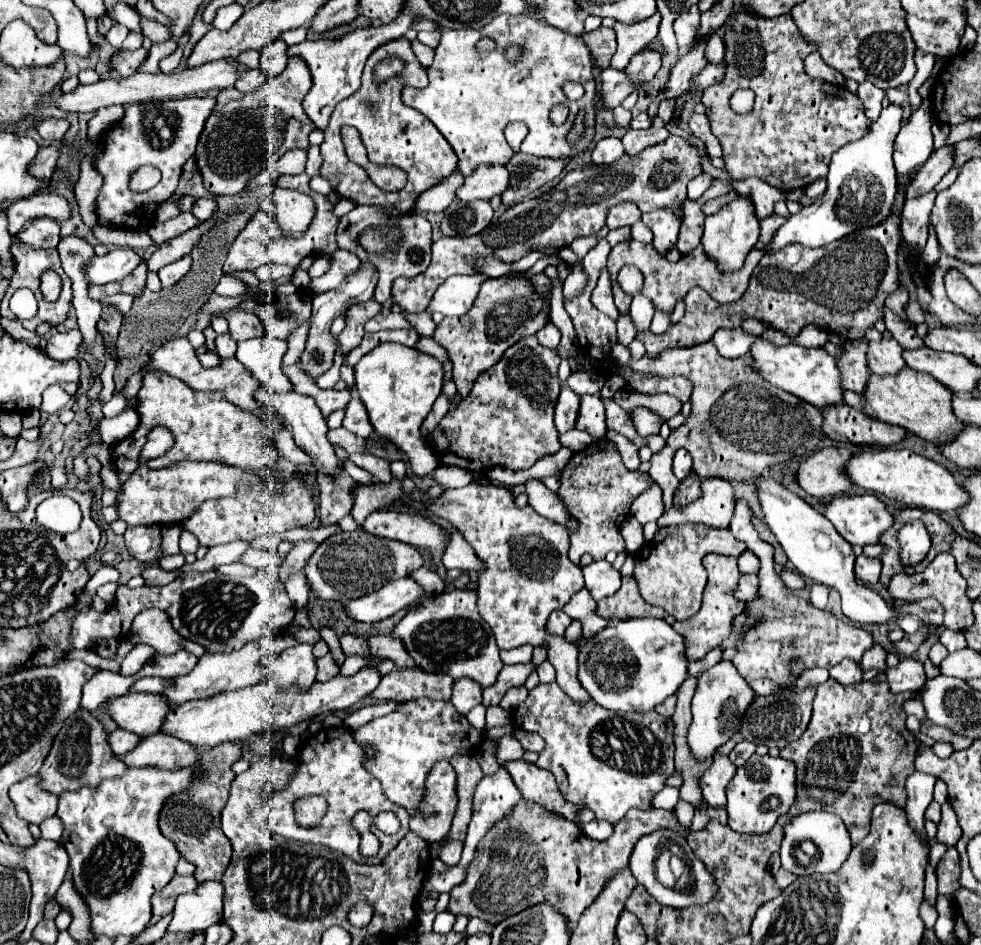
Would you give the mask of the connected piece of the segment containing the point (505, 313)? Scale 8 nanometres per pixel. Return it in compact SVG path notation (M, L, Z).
M509 272L499 278L499 282L487 280L487 284L481 284L475 302L465 316L443 318L443 322L437 326L433 340L437 340L437 344L449 352L453 362L453 382L461 396L471 392L477 376L491 368L509 346L525 336L535 334L549 322L549 300L539 296L539 292L535 292L527 280L531 278L525 272Z

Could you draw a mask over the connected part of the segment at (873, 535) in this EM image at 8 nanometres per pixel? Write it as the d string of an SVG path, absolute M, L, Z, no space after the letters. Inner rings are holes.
M873 494L835 496L831 502L827 502L825 516L853 546L875 544L881 532L893 524L893 516Z

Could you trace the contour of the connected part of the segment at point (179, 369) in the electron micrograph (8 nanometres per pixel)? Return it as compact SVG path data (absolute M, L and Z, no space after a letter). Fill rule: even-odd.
M177 338L177 340L169 340L167 344L163 344L153 356L151 356L151 362L147 366L147 370L139 370L137 374L133 374L127 382L127 394L129 396L135 396L143 384L143 376L149 372L149 370L159 370L159 372L167 372L169 376L175 376L179 380L183 380L189 388L195 388L199 392L223 392L227 396L227 400L231 400L231 404L235 404L237 408L243 408L247 412L255 412L255 416L263 416L259 414L259 404L255 402L253 394L255 394L255 388L257 388L257 380L251 376L251 372L233 356L233 358L223 358L219 366L215 368L203 368L195 356L195 350L193 346L189 344L187 338Z

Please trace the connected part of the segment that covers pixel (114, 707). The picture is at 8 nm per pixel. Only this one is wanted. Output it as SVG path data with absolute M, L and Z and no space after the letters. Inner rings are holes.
M129 692L107 702L107 714L117 722L117 726L141 738L151 736L153 732L149 730L159 732L167 712L169 704L163 694Z

